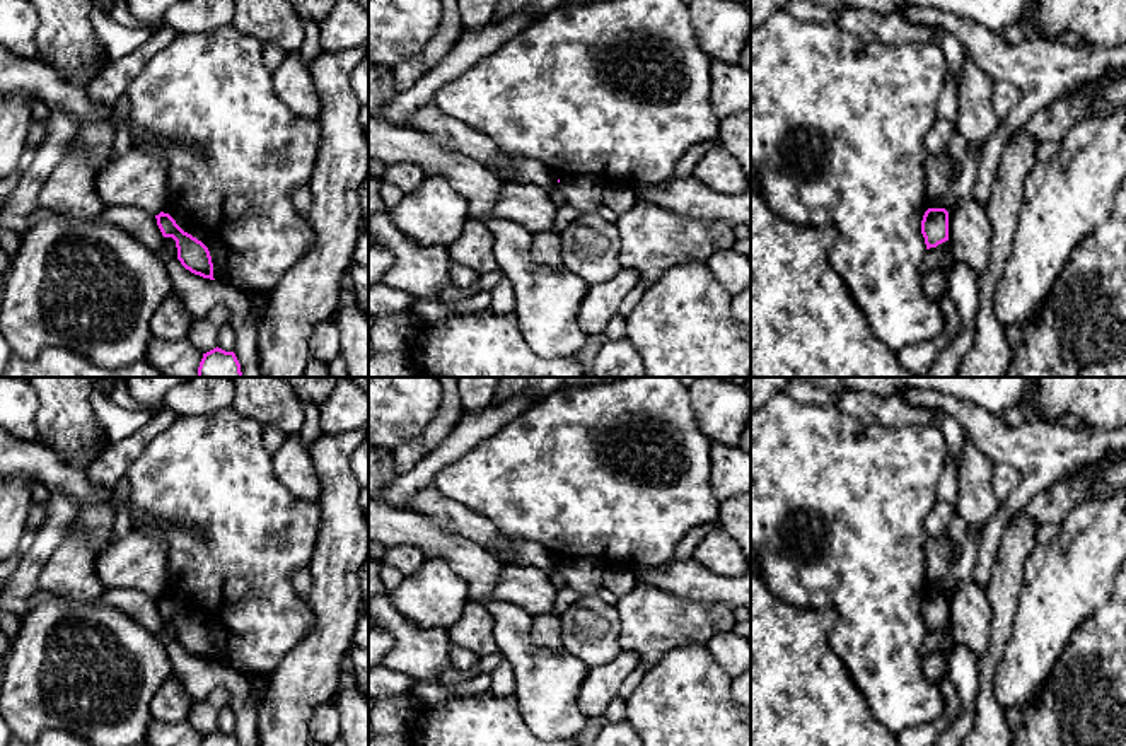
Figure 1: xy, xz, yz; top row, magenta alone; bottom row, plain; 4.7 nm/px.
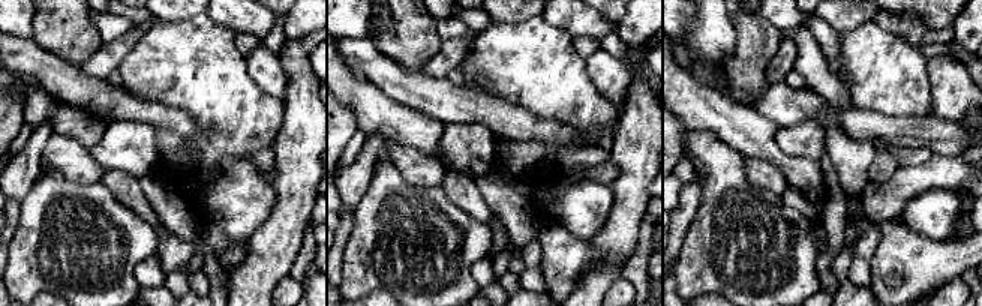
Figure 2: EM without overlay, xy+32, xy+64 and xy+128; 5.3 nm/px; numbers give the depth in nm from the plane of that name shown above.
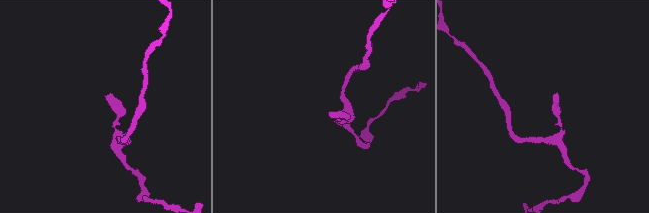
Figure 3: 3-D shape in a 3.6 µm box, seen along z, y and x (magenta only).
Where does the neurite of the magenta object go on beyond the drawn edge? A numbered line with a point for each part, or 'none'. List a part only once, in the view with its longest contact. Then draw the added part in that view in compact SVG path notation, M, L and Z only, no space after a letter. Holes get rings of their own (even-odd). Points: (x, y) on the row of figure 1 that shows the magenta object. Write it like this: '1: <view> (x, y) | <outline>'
none

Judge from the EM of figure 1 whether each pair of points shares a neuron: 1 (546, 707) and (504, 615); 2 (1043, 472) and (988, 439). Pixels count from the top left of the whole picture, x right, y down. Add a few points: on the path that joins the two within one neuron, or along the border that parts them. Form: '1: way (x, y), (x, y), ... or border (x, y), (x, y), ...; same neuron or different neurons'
1: way (543, 685), (528, 670), (528, 659), (512, 637); same neuron
2: way (1029, 458), (1017, 446), (1002, 442); same neuron

